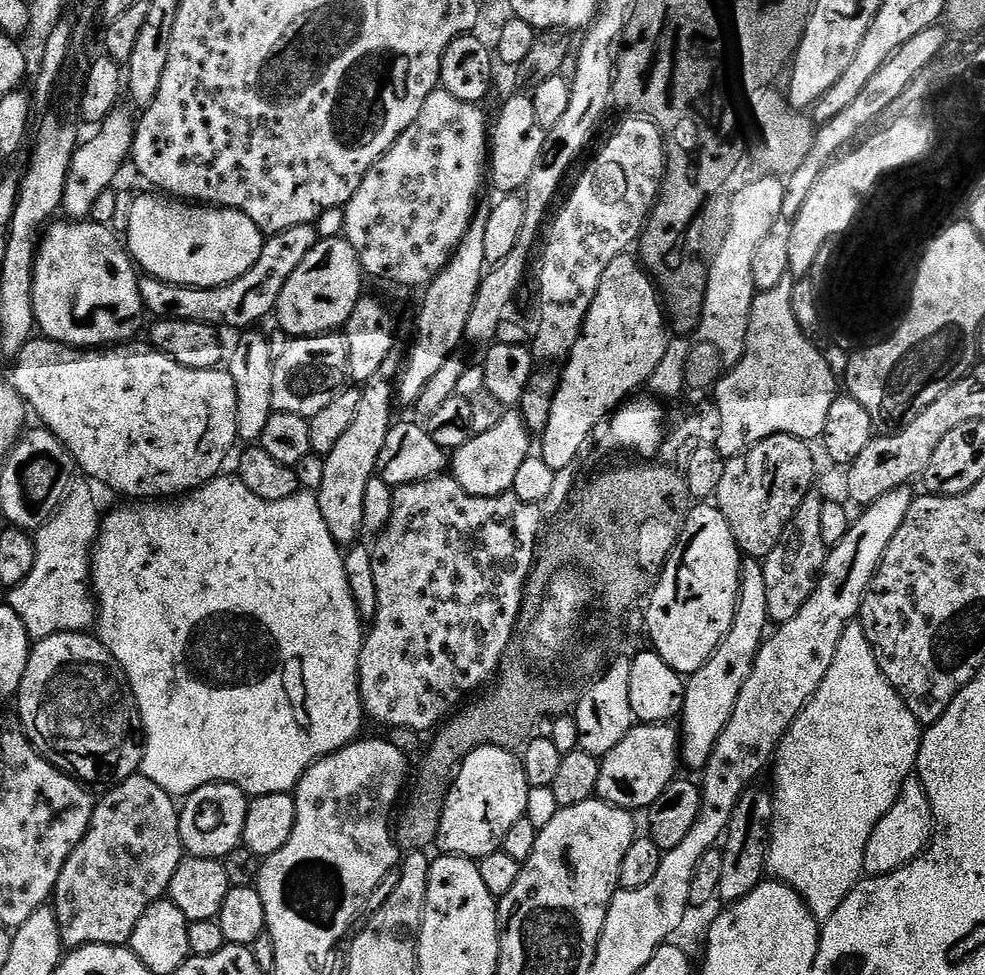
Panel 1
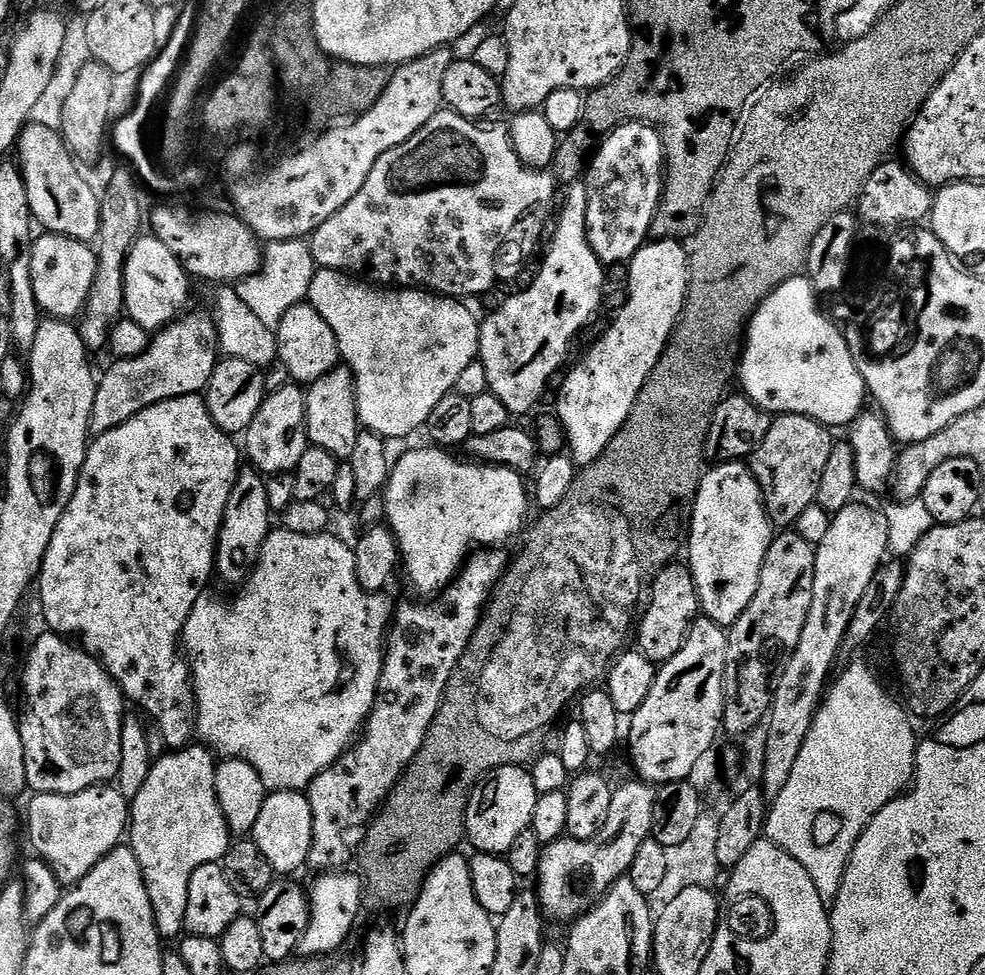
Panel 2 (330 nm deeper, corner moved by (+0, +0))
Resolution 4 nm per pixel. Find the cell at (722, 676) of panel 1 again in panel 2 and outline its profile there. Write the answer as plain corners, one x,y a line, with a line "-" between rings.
720,462
715,466
717,468
709,467
701,475
700,489
696,492
696,501
692,503
690,527
686,532
686,567
692,574
700,599
700,612
715,624
731,626
744,613
746,606
750,606
758,590
760,567
774,539
774,524
764,510
760,487
747,463

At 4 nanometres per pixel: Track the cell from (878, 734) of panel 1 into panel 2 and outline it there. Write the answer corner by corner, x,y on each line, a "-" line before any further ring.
852,664
834,680
809,726
797,761
790,771
789,781
766,812
767,839
802,862
802,870
810,874
810,882
814,882
818,894
826,902
836,899
860,832
872,816
882,810
882,806
896,799
911,785
916,770
918,743
909,713
884,693
883,686
866,665

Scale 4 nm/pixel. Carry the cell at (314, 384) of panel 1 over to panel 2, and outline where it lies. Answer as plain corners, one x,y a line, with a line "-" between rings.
289,382
278,390
267,393
258,410
254,414
254,422
242,433
242,452
253,469
261,474
267,474
269,477
276,476
280,473
295,473
298,462
302,462
302,454
306,454
309,442
305,435
306,422
306,392
301,385
295,382

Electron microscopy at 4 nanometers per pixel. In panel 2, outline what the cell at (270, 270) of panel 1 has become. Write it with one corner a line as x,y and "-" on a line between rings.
47,231
41,235
33,239
28,257
36,304
41,313
49,317
75,321
83,313
91,287
94,286
97,253
91,243
84,243
74,237

